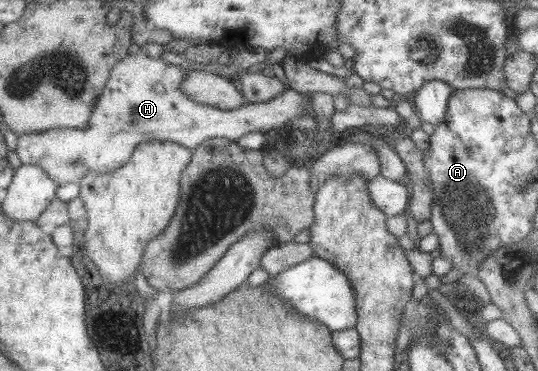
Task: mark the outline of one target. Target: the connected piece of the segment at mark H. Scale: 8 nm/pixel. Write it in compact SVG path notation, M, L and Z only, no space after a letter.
M140 52L130 55L113 68L109 84L98 99L87 128L58 128L26 134L18 138L16 153L22 164L40 166L58 186L66 186L72 182L81 184L89 172L108 174L124 166L143 142L169 140L193 151L210 138L234 141L250 132L266 134L303 112L315 116L303 93L288 88L268 102L247 105L234 112L218 112L218 109L198 104L187 94L182 94L179 82L186 71L160 57L154 59Z

